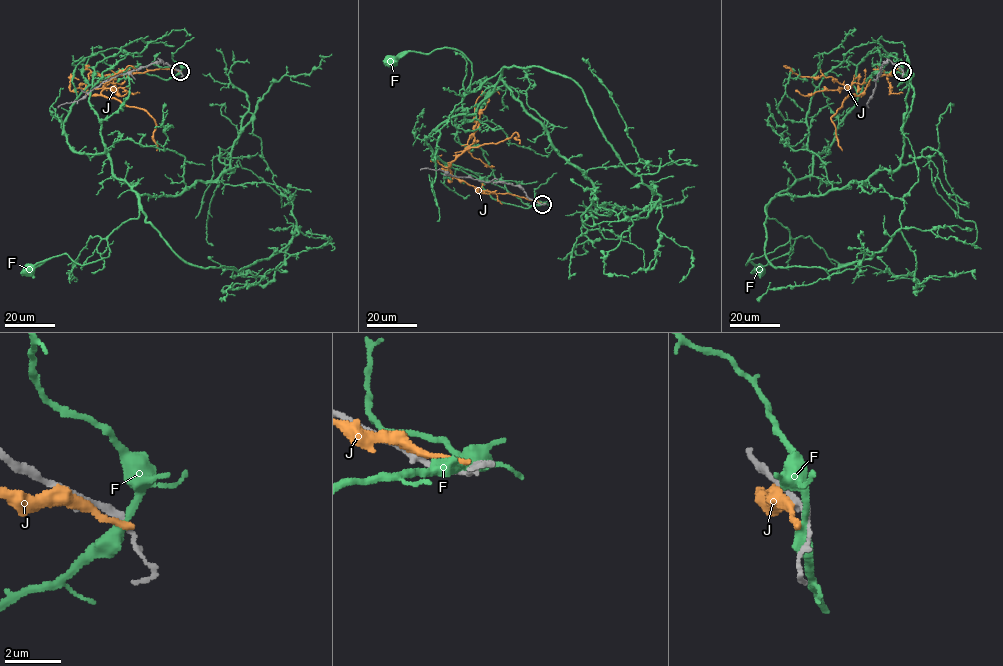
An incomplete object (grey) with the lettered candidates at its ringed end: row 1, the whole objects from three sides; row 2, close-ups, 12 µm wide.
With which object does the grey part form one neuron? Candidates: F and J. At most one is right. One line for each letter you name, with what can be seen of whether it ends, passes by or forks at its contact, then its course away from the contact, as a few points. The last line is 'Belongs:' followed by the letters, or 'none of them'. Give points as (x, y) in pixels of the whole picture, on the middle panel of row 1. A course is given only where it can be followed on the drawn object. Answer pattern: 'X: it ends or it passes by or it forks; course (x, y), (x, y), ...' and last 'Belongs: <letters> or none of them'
Belongs: none of them

